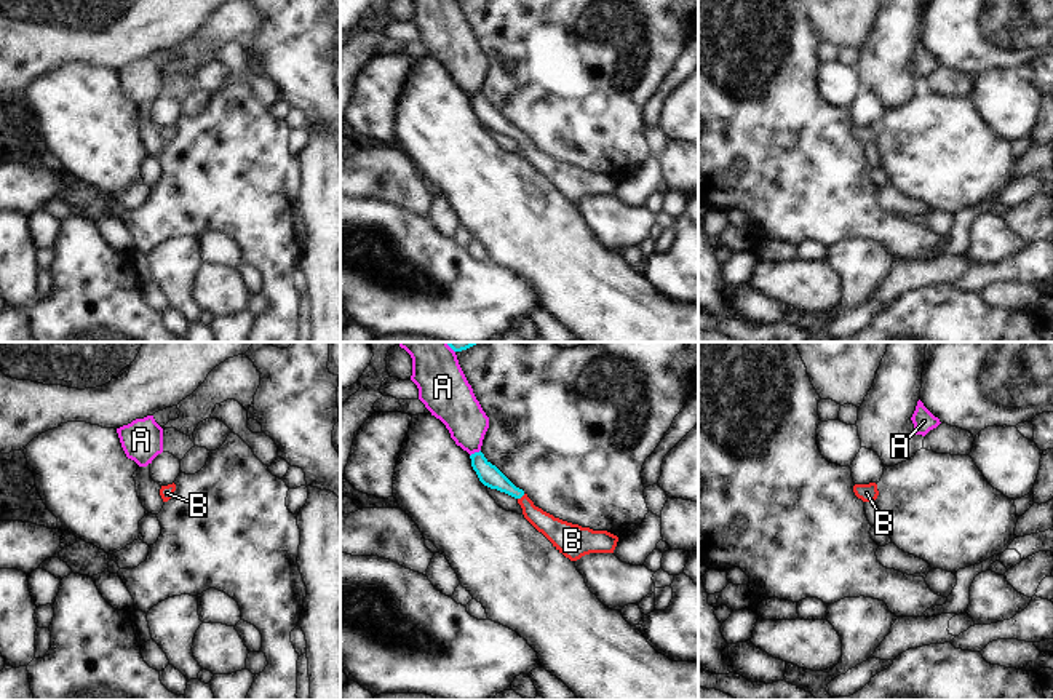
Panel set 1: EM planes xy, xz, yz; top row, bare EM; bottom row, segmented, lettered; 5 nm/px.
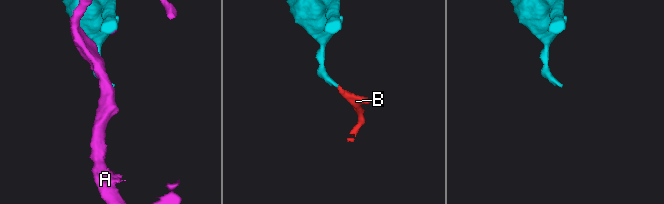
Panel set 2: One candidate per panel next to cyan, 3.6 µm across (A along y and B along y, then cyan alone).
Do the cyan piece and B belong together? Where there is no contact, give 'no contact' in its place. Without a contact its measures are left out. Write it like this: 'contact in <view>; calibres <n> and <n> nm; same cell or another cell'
contact in xz; calibres 110 and 120 nm; same cell

